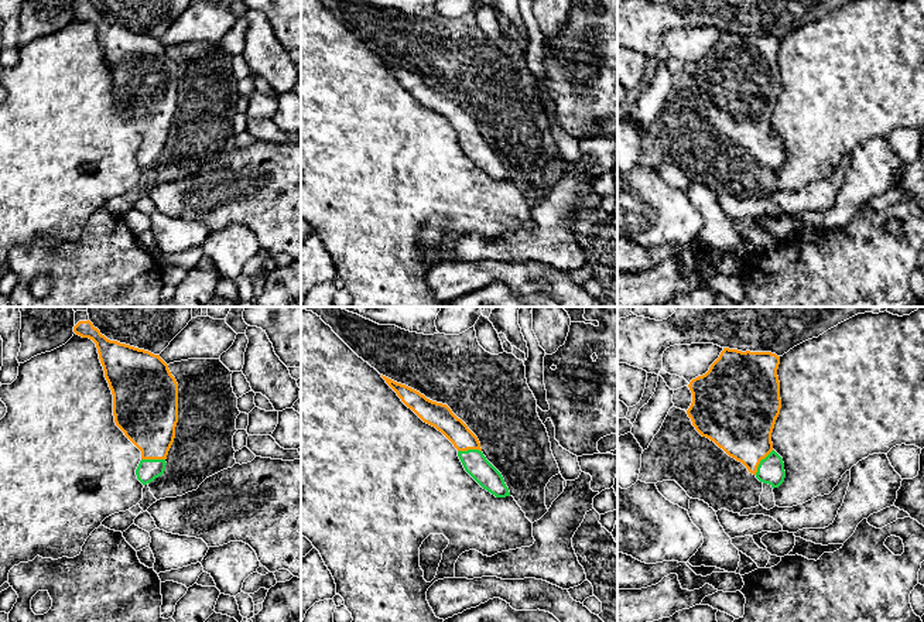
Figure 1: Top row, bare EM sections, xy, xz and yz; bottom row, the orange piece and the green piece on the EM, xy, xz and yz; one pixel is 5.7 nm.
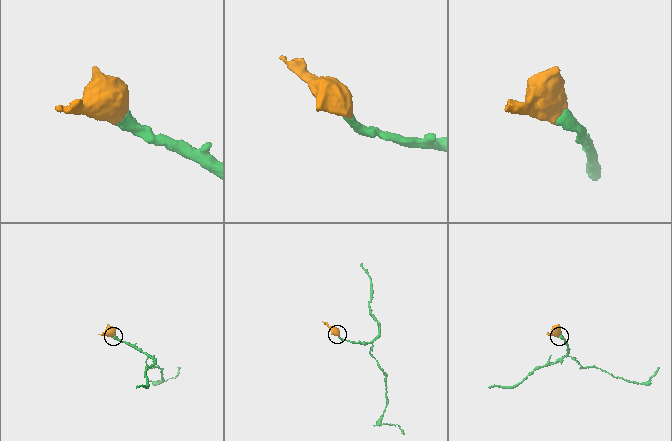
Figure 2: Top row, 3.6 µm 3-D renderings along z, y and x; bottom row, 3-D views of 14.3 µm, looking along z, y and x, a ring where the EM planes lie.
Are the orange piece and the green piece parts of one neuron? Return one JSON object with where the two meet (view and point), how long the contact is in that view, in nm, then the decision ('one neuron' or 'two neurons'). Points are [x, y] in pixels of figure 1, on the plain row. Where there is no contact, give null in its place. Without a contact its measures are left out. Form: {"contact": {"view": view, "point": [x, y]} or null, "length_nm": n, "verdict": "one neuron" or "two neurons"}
{"contact": {"view": "yz", "point": [760, 143]}, "length_nm": 180, "verdict": "one neuron"}

